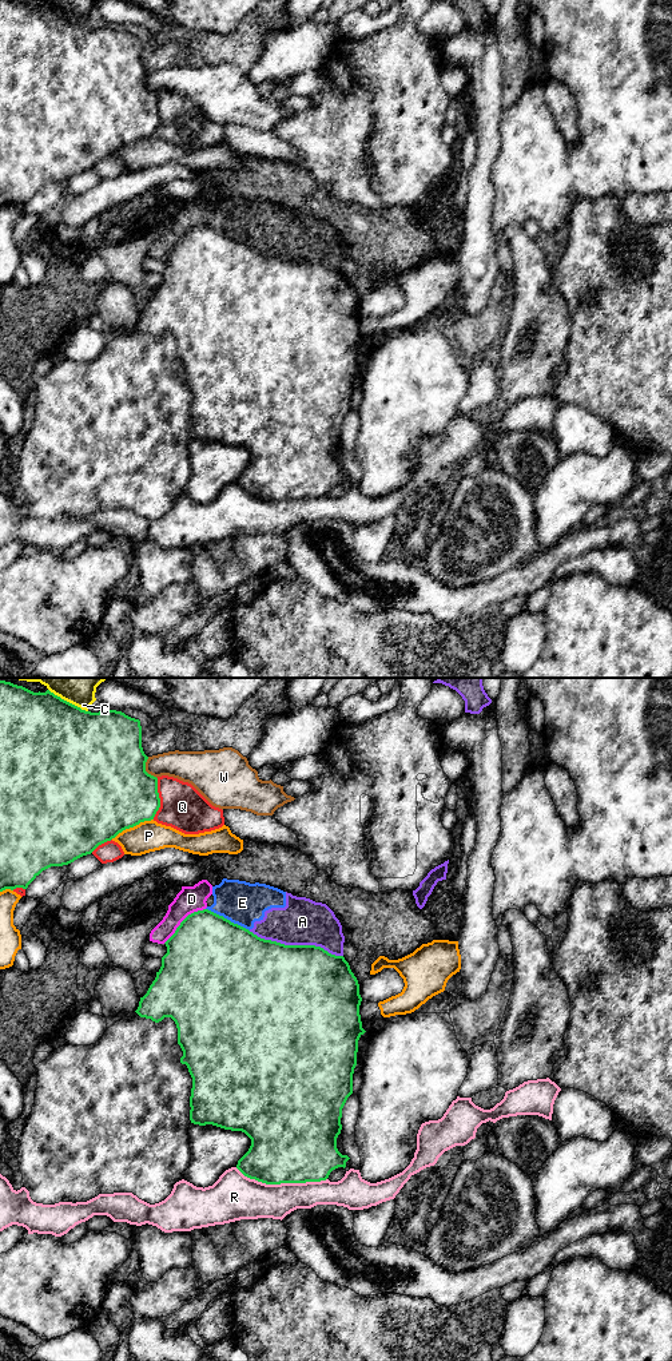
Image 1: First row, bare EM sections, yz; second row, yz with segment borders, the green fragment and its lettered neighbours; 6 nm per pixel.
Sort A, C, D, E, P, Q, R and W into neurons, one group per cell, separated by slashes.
A D E / C / P / Q / R / W

